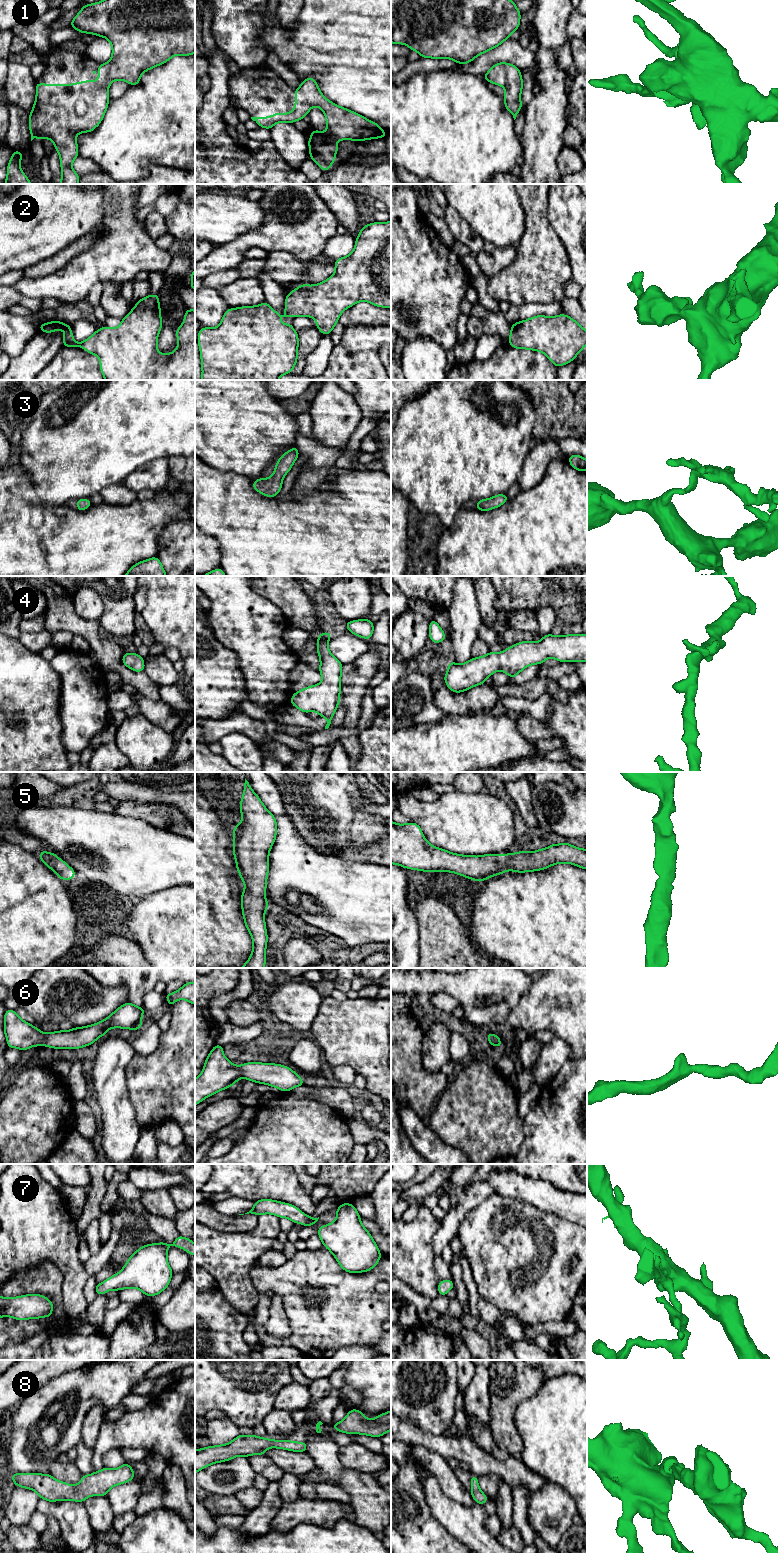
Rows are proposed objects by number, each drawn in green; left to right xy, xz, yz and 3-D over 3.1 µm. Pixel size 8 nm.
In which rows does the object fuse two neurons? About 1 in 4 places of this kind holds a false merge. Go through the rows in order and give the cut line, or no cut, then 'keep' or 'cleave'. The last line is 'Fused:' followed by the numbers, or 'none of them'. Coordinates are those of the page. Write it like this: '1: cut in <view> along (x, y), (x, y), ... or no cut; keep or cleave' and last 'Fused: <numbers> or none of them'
1: no cut; keep
2: no cut; keep
3: no cut; keep
4: no cut; keep
5: no cut; keep
6: no cut; keep
7: no cut; keep
8: no cut; keep
Fused: none of them

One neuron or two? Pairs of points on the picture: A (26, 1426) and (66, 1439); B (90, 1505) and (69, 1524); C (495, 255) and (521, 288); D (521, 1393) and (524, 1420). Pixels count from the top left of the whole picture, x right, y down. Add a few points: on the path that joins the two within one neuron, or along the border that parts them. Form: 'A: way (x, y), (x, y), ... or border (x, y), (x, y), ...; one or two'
A: way (31, 1437), (43, 1449), (55, 1449); one
B: border (82, 1503), (86, 1510), (89, 1524), (95, 1531); two
C: border (516, 248), (514, 259), (489, 278); two
D: border (540, 1387), (530, 1397), (517, 1405), (514, 1424); two

